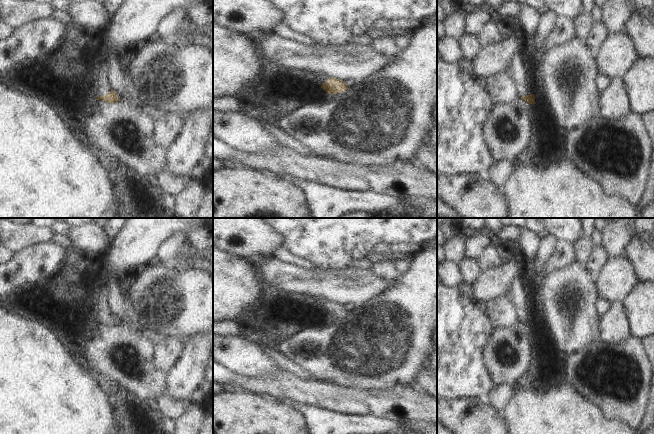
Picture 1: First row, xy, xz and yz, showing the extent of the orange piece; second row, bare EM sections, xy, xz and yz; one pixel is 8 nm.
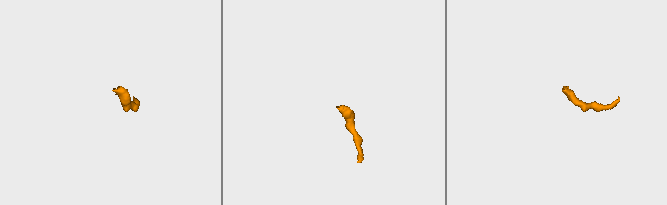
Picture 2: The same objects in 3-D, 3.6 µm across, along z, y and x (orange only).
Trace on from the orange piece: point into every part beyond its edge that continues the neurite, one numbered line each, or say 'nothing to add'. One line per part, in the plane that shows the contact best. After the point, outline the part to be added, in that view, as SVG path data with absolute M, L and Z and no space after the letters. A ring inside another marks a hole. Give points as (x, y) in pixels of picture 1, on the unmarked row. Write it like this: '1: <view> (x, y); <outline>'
1: xy (99, 309); M101 287L95 295L87 299L94 322L110 317L111 311L107 305L108 293L106 287Z

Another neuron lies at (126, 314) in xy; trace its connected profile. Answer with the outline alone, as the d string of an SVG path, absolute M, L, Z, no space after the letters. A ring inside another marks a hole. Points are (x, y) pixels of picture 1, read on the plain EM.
M128 305L121 308L120 312L115 316L119 320L119 325L127 322L131 326L131 328L139 332L141 335L143 335L153 343L160 340L159 336L149 331L143 324L138 321L137 314Z

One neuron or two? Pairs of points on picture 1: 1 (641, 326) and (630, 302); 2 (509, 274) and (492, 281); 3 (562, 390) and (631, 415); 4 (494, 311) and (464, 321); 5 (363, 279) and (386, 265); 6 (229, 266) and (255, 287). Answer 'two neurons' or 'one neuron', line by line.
1: one neuron
2: one neuron
3: two neurons
4: two neurons
5: two neurons
6: one neuron

